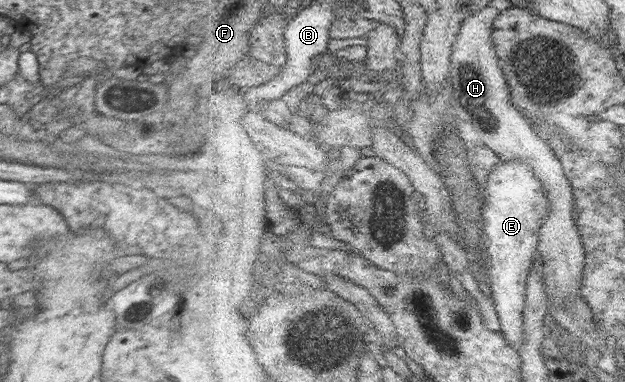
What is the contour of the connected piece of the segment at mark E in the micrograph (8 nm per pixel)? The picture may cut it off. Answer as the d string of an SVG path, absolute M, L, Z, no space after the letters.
M516 159L498 163L480 193L488 200L483 210L483 228L493 264L489 276L491 282L487 289L493 291L502 326L500 332L513 347L521 350L525 341L525 310L530 272L537 260L537 253L540 253L541 230L544 219L553 209L553 202L531 160Z

